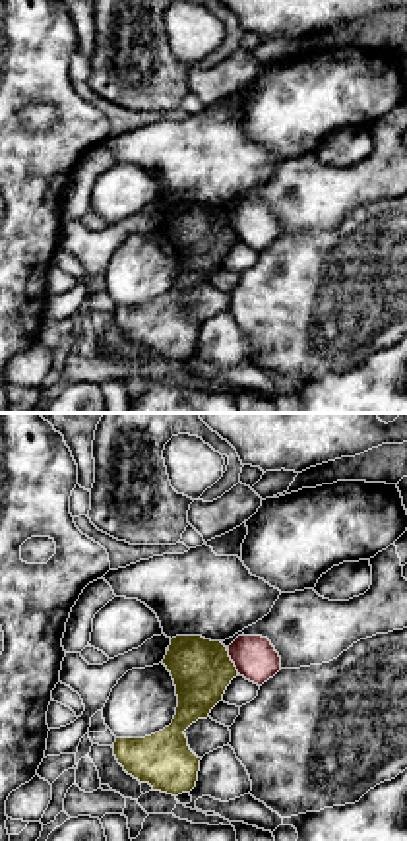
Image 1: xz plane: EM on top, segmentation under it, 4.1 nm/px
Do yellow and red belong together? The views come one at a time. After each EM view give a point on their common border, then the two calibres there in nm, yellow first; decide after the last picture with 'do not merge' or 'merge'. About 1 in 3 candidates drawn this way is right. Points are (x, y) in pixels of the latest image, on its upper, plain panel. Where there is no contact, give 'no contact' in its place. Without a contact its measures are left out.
(231, 227) | 260/180 nm

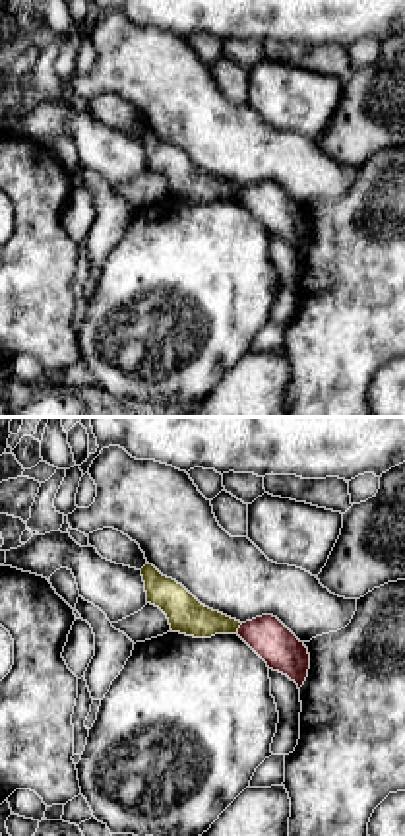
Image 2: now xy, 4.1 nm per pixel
(239, 192) | 160/170 nm

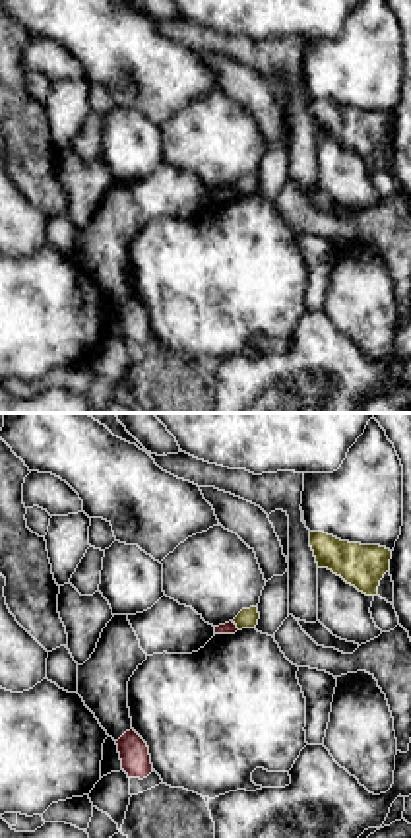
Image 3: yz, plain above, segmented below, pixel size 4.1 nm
(235, 189) | 80/50 nm

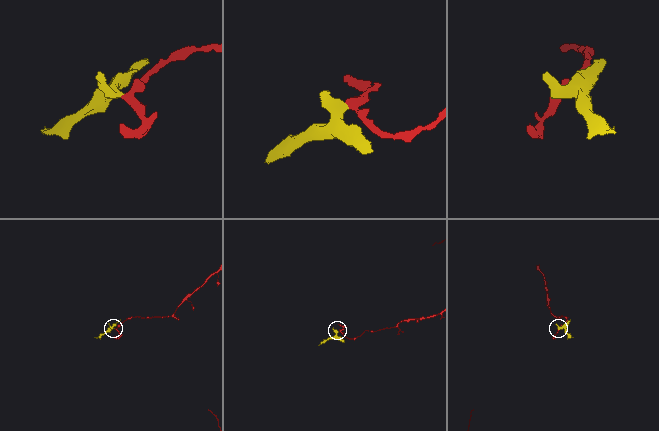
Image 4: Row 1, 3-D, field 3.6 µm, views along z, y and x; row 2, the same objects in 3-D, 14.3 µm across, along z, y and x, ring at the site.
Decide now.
do not merge

